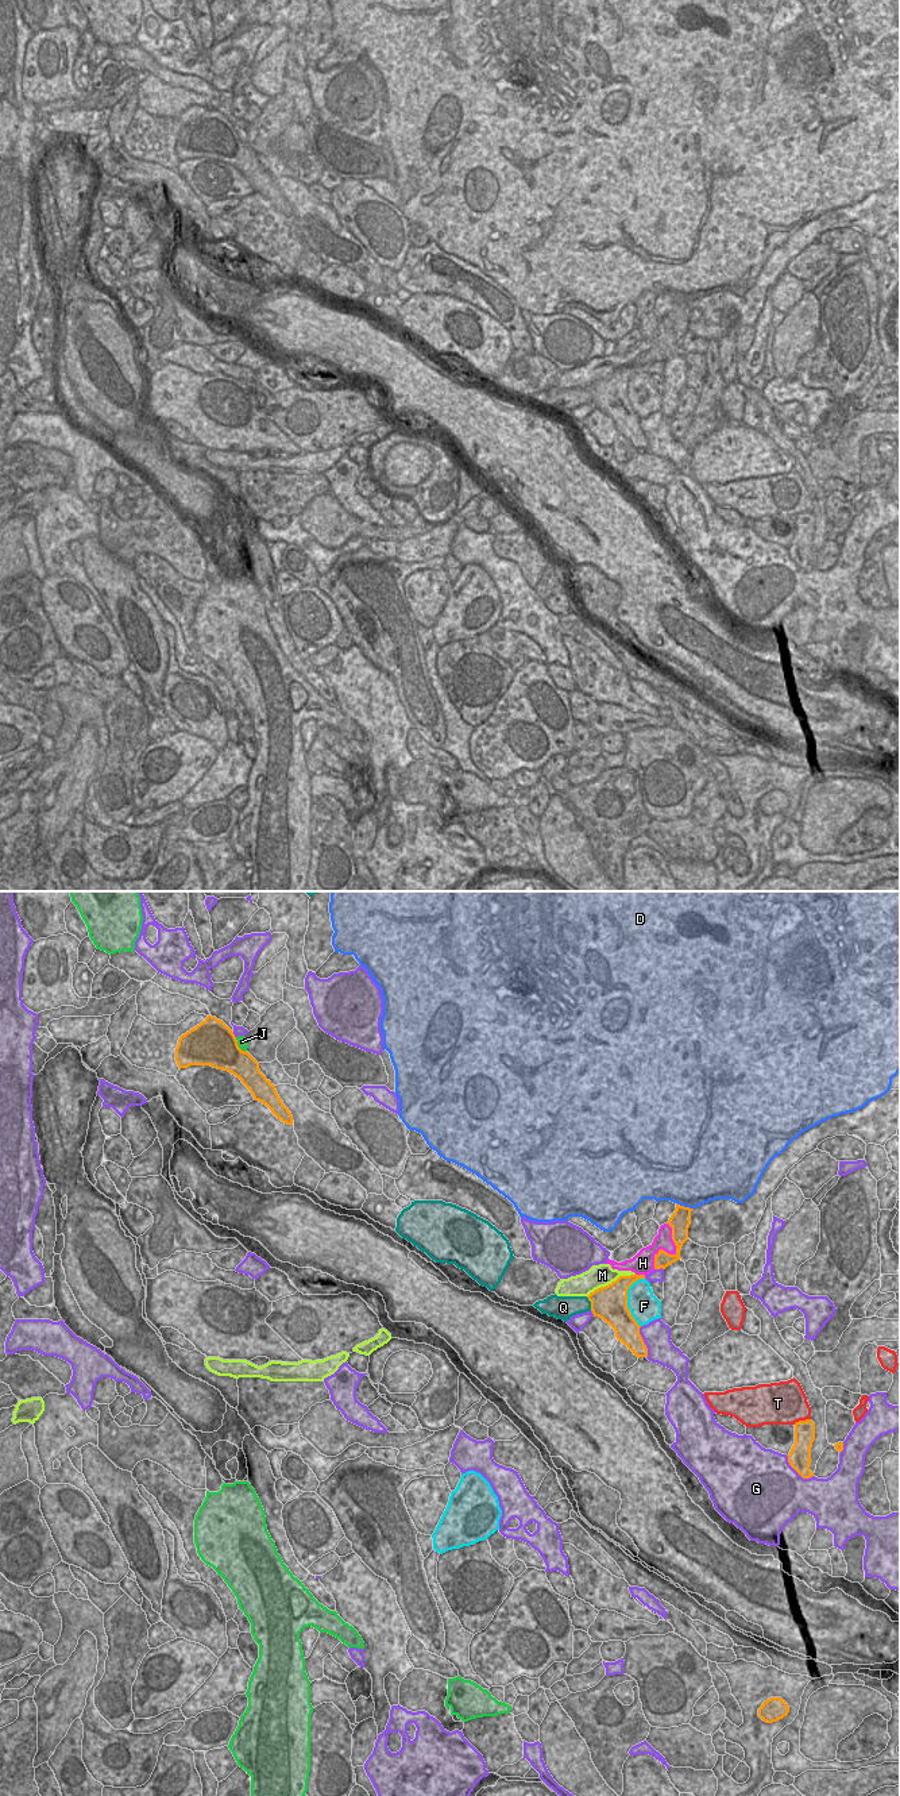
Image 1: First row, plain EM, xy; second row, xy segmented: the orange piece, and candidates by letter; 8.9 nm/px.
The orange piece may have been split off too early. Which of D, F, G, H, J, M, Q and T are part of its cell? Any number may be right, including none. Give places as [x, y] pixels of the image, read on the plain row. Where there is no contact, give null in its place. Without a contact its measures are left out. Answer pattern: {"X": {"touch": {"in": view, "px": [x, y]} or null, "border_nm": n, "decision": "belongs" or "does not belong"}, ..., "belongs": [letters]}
{"D": {"touch": {"in": "xy", "px": [683, 299]}, "border_nm": 170, "decision": "does not belong"}, "F": {"touch": {"in": "xy", "px": [626, 392]}, "border_nm": 440, "decision": "does not belong"}, "G": {"touch": {"in": "xy", "px": [798, 565]}, "border_nm": 300, "decision": "does not belong"}, "H": {"touch": {"in": "xy", "px": [672, 347]}, "border_nm": 440, "decision": "does not belong"}, "J": {"touch": {"in": "xy", "px": [238, 138]}, "border_nm": 170, "decision": "does not belong"}, "M": {"touch": {"in": "xy", "px": [611, 376]}, "border_nm": 480, "decision": "does not belong"}, "Q": {"touch": {"in": "xy", "px": [591, 396]}, "border_nm": 140, "decision": "does not belong"}, "T": {"touch": {"in": "xy", "px": [802, 513]}, "border_nm": 160, "decision": "does not belong"}, "belongs": []}

